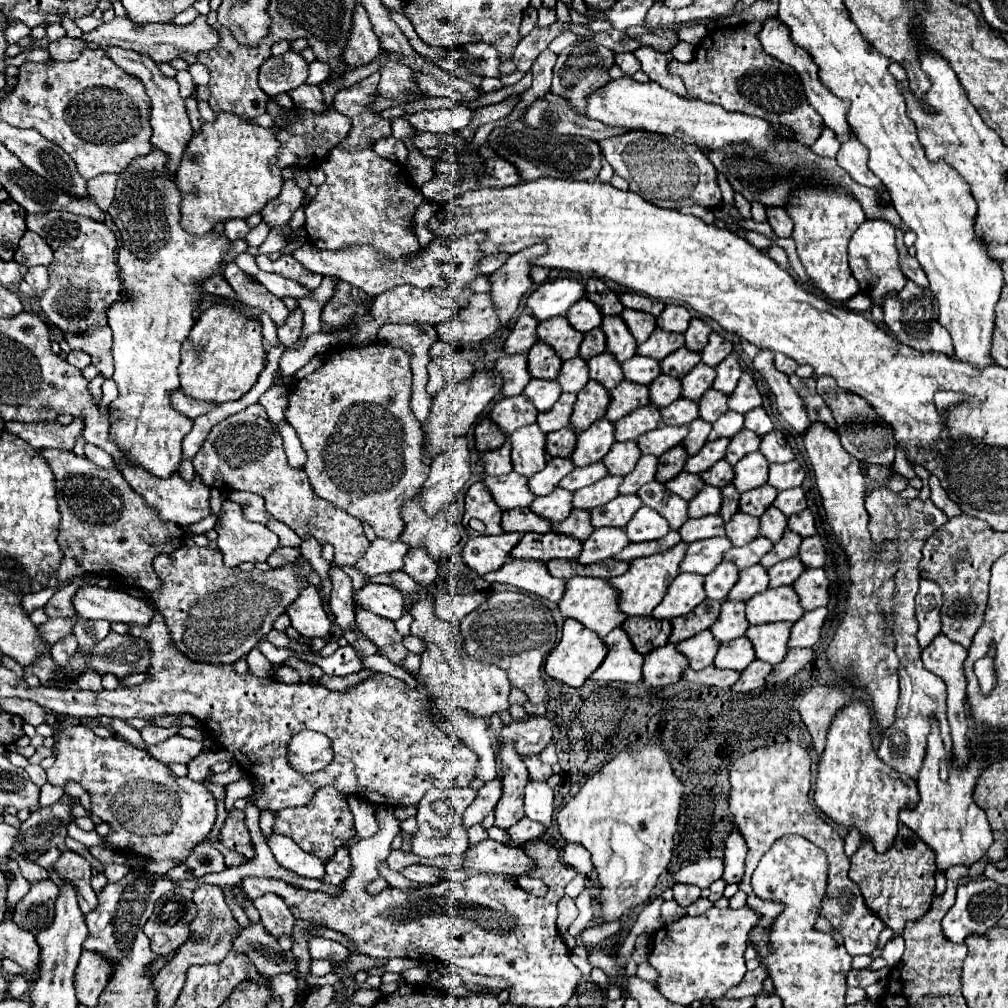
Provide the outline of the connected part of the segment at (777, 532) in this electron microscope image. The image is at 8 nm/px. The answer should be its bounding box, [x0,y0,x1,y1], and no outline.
[759,506,787,542]

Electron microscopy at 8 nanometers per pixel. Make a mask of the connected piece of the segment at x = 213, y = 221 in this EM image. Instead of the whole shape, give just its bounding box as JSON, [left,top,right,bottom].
[175,112,283,236]

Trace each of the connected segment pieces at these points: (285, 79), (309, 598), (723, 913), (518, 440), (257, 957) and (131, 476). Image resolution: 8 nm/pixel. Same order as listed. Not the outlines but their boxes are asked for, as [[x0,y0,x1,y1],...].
[[259,52,309,98],[287,586,331,638],[649,908,757,1006],[511,424,547,478],[233,924,295,976],[121,466,211,526]]

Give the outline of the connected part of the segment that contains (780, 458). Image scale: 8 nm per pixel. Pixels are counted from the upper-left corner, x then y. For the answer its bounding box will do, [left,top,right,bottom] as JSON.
[759,430,795,464]

